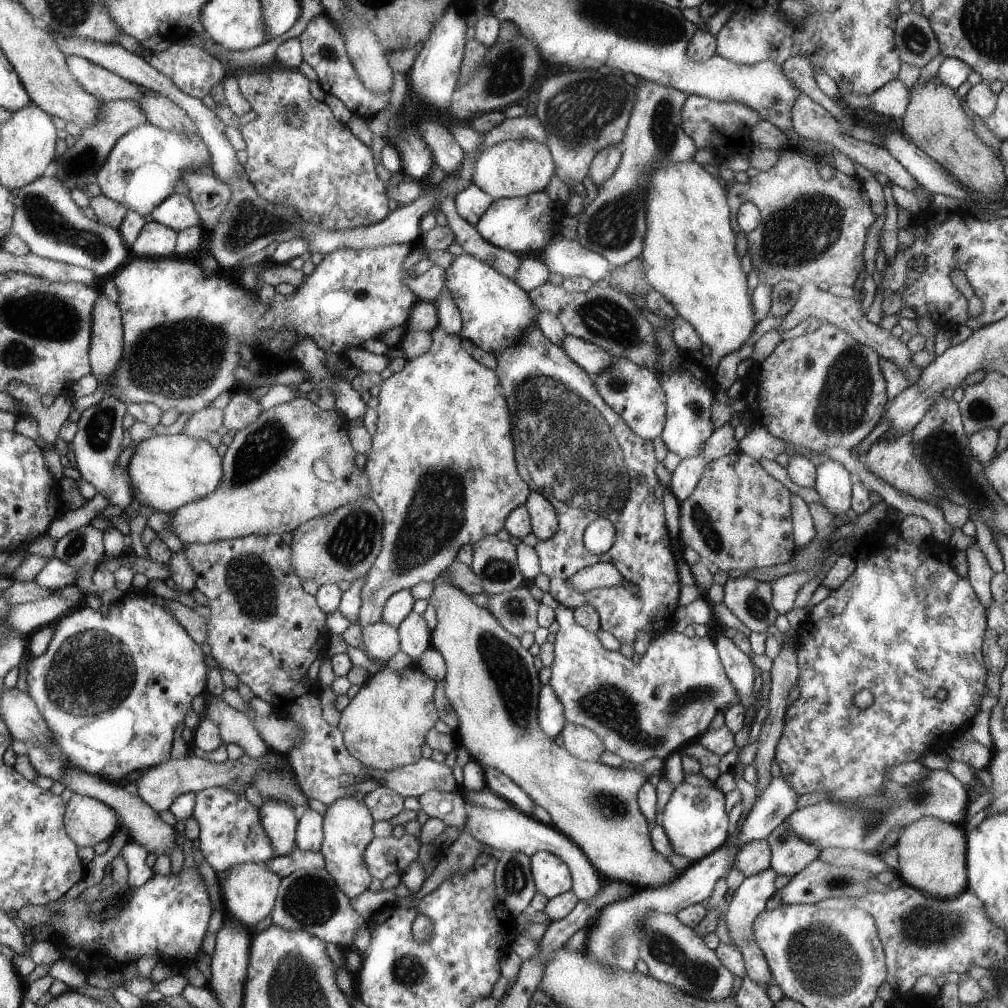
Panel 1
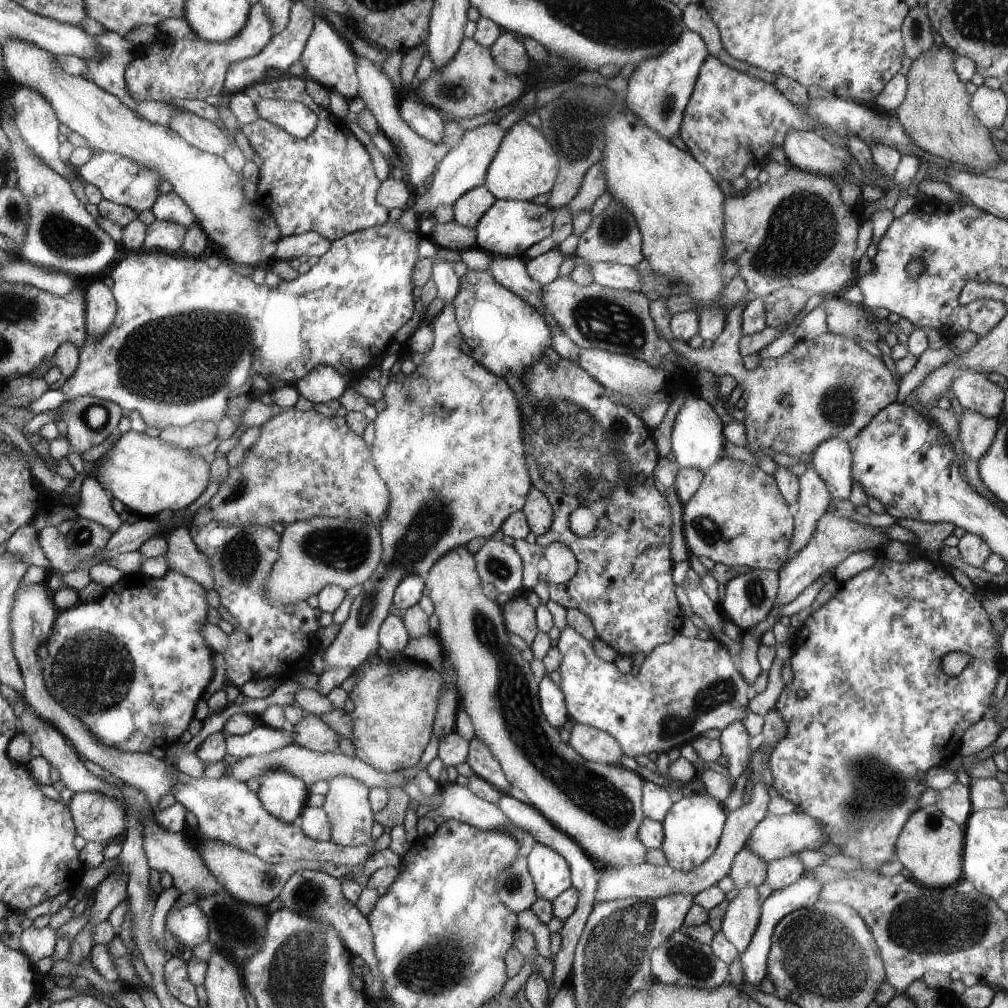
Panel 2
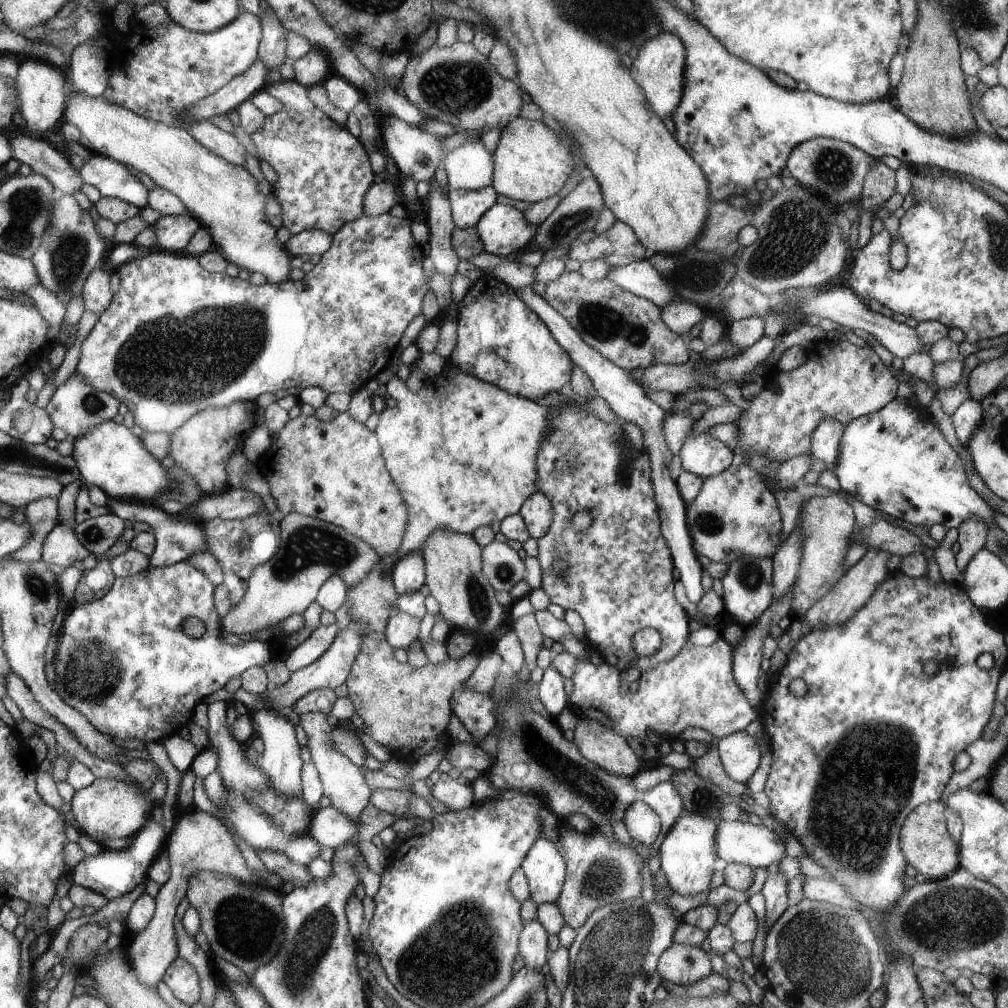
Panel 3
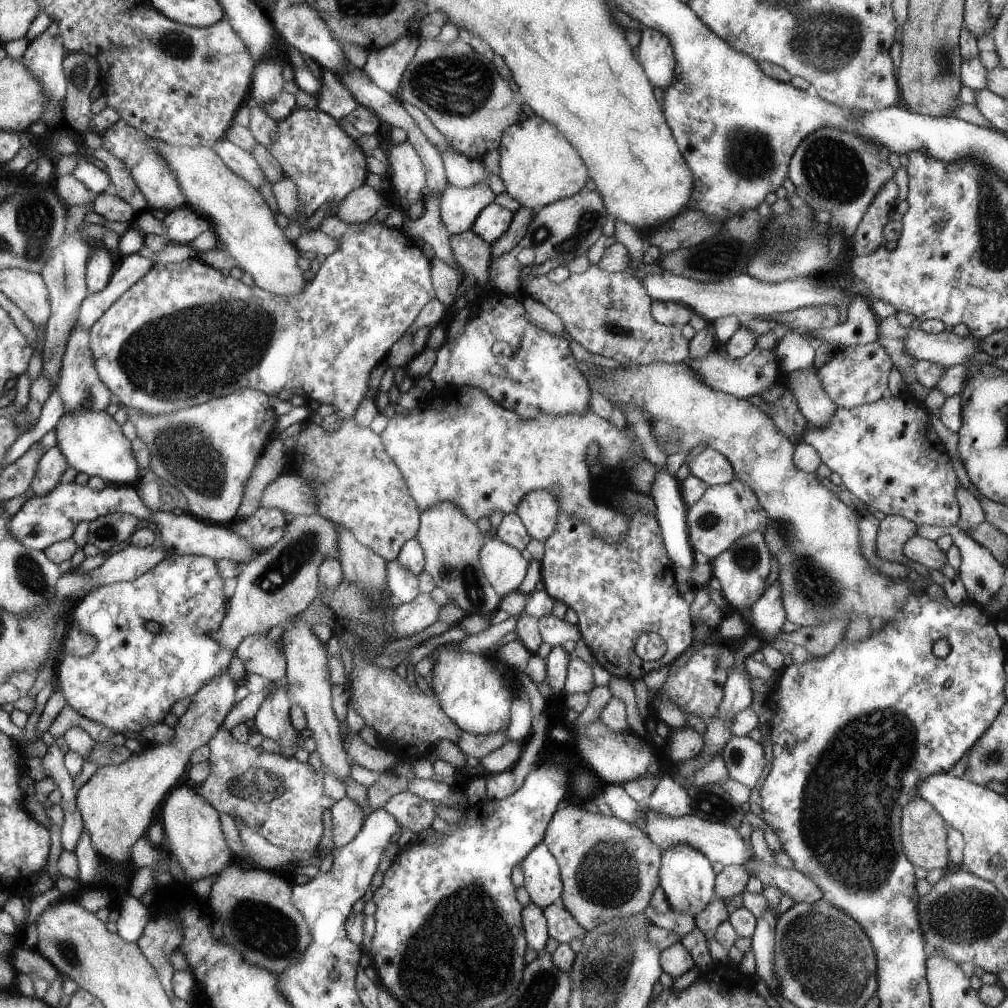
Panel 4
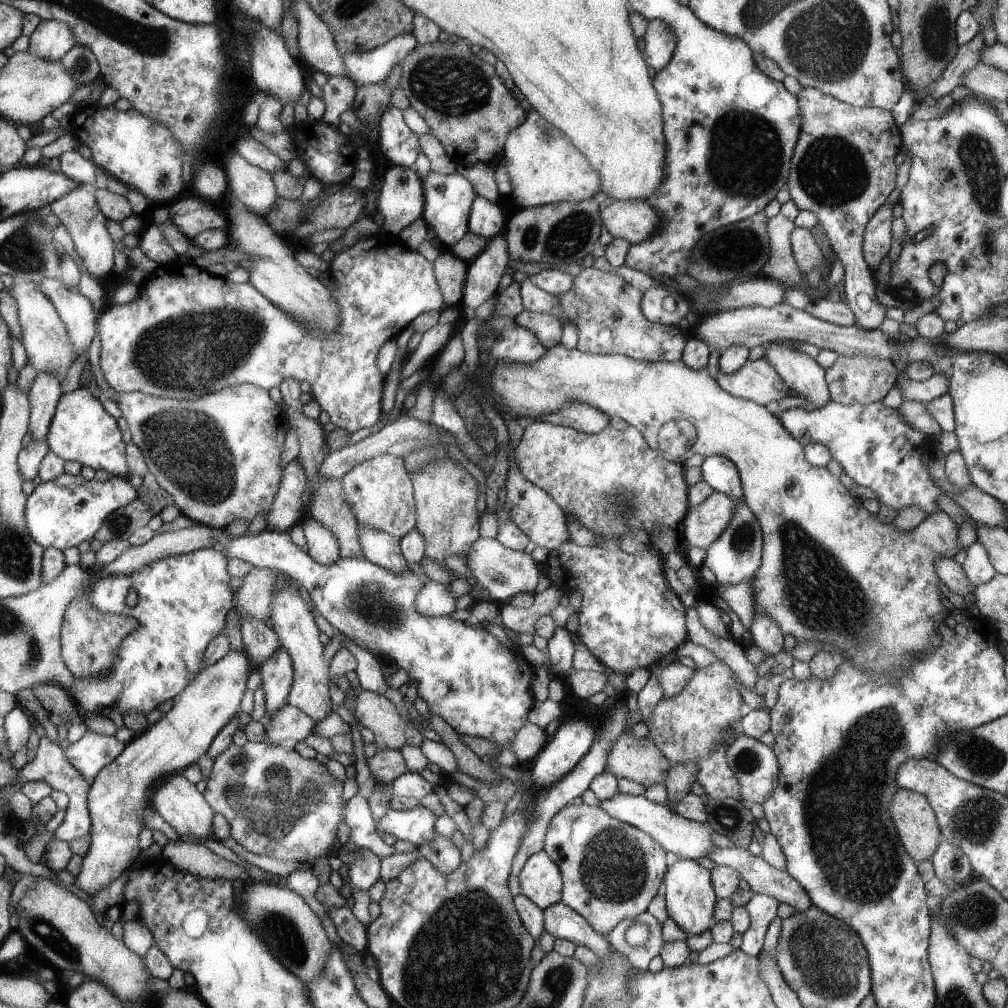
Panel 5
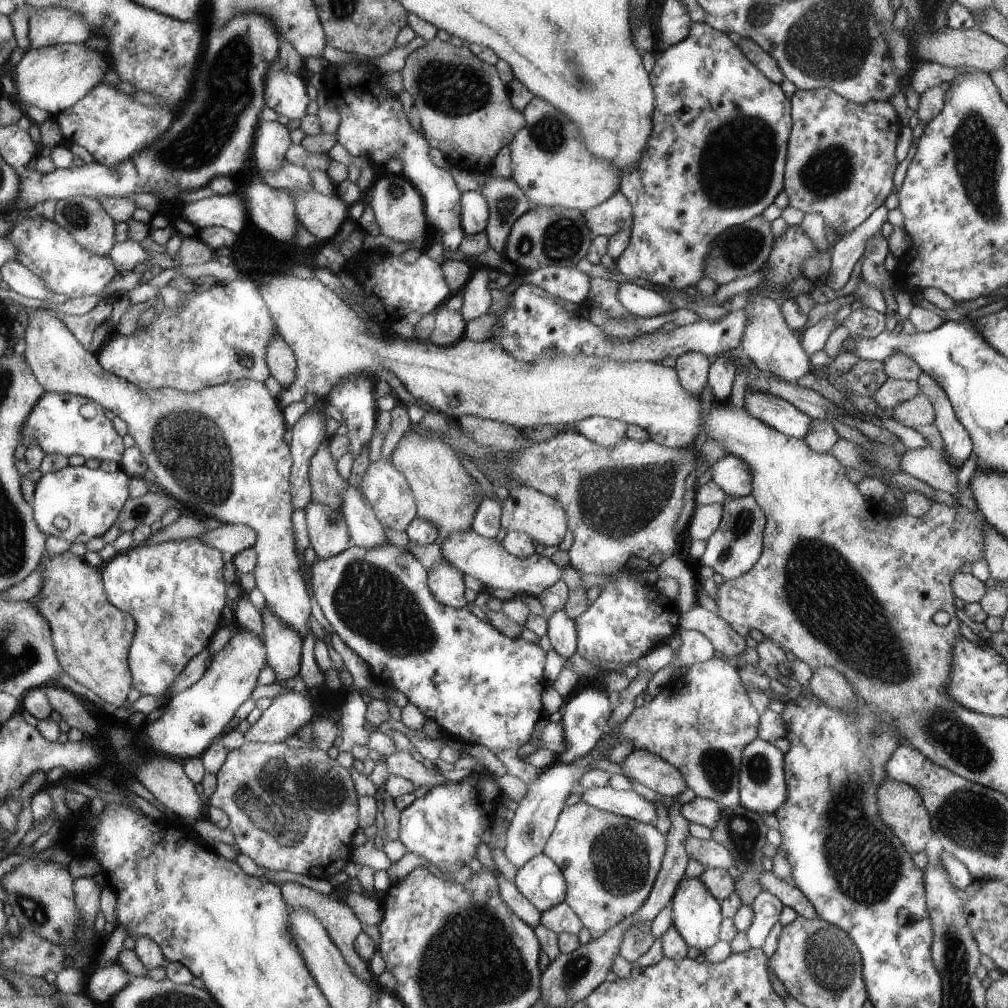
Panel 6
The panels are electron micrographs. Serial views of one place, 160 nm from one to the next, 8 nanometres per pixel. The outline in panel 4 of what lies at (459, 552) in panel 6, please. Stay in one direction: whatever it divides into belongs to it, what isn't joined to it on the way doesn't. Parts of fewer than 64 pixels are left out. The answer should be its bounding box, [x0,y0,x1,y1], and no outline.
[479,537,528,597]

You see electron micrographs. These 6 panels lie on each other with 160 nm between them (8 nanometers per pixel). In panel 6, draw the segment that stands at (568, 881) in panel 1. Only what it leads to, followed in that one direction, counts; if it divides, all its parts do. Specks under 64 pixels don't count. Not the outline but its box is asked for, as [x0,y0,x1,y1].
[514,853,568,914]

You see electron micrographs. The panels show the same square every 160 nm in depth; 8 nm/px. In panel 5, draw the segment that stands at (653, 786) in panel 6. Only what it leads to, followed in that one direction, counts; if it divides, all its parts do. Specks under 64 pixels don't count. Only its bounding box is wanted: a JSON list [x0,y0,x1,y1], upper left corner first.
[608,724,673,789]

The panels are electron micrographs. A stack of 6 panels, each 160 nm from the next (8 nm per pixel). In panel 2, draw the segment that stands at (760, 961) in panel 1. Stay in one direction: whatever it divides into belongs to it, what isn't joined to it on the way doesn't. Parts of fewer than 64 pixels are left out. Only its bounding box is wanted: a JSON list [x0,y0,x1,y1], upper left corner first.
[721,886,761,953]

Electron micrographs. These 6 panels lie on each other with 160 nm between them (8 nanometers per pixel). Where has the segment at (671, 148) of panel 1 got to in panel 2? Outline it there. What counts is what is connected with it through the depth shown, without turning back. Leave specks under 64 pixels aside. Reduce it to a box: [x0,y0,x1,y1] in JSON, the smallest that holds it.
[573,29,710,267]

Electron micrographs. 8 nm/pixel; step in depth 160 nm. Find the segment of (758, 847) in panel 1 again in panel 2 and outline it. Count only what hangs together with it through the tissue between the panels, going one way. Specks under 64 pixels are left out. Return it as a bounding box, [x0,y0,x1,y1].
[728,847,768,891]

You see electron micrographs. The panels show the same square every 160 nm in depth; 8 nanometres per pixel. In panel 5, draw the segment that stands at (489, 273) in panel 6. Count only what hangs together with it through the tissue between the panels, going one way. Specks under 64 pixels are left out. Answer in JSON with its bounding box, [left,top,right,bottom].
[462,233,511,310]

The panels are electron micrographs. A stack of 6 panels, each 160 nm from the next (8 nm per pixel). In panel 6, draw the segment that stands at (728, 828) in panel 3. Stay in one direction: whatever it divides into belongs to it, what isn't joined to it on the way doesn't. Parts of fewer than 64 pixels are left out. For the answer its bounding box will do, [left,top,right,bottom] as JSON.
[580,785,657,824]

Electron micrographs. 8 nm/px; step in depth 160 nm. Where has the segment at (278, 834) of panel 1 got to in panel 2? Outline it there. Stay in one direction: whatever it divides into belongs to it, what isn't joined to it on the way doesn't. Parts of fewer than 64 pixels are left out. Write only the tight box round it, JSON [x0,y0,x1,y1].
[257,769,310,823]

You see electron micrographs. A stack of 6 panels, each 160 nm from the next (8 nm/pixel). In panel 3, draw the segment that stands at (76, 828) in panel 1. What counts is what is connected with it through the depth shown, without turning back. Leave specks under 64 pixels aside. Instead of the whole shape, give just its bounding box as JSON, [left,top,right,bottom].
[70,776,152,843]

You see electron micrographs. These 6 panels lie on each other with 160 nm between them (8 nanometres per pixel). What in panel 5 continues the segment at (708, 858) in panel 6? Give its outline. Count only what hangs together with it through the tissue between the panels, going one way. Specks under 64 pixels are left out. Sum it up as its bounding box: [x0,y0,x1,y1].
[707,846,813,912]

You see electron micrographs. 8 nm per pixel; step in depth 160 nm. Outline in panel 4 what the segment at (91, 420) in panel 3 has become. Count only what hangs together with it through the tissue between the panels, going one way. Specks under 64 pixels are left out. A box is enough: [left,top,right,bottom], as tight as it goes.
[55,324,112,413]

